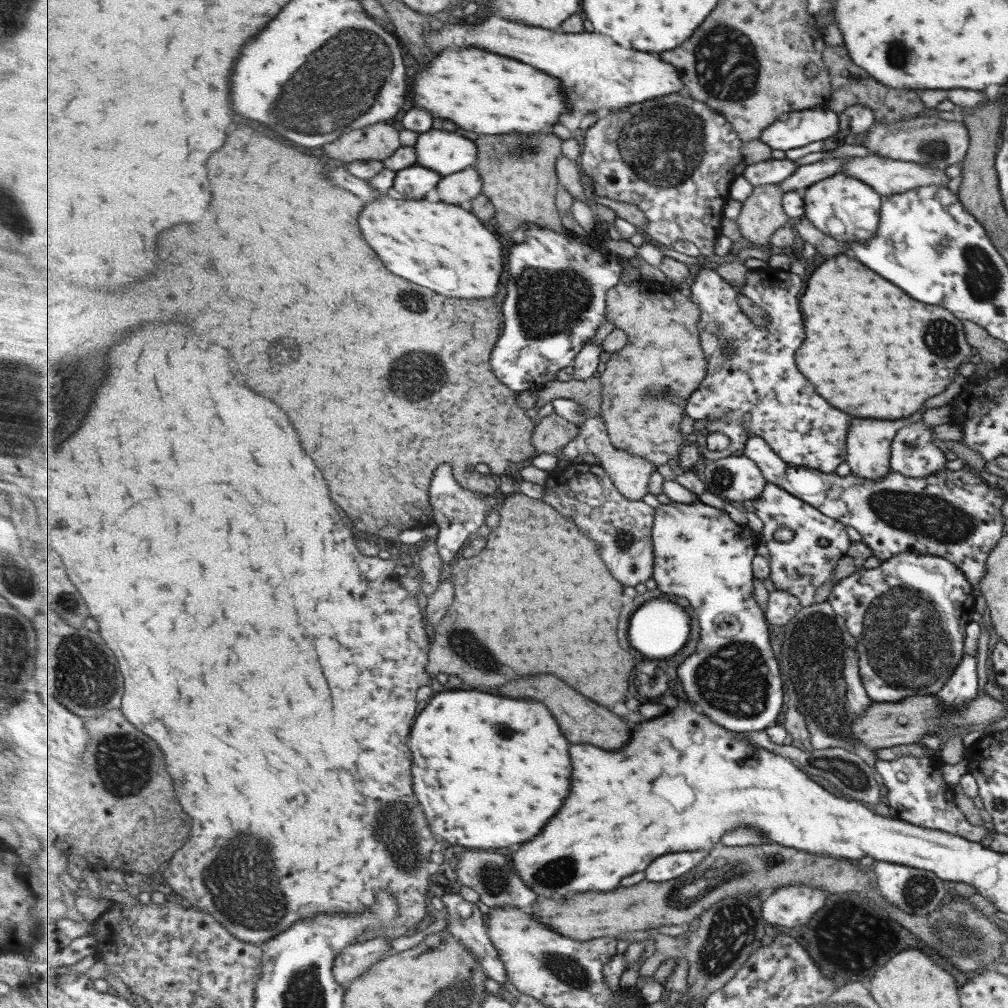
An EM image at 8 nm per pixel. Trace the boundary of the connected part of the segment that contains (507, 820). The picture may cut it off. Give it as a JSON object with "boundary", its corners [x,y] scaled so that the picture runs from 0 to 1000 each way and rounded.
{"boundary":[[[446,685],[438,687],[433,690],[427,700],[415,710],[415,716],[411,720],[411,732],[407,732],[407,740],[411,744],[411,786],[415,794],[421,798],[423,812],[427,815],[427,821],[431,827],[437,828],[440,833],[456,839],[464,839],[464,842],[482,841],[504,841],[510,837],[520,837],[528,831],[532,831],[542,817],[554,808],[558,802],[558,792],[562,796],[565,788],[565,770],[569,766],[567,752],[565,752],[565,736],[556,724],[554,714],[550,708],[546,710],[546,704],[538,696],[528,696],[528,694],[510,694],[510,692],[500,692],[484,687],[474,687],[474,685]]]}

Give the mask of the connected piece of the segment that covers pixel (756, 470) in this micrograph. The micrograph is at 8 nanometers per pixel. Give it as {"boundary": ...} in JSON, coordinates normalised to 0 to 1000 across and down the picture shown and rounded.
{"boundary":[[[739,450],[702,457],[699,478],[702,487],[726,499],[748,496],[764,480],[754,460]]]}

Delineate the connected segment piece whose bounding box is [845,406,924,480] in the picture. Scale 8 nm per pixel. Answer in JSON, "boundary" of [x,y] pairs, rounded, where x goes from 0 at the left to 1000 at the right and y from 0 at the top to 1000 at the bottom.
{"boundary":[[[917,405],[907,410],[901,417],[891,417],[891,419],[879,419],[879,417],[855,417],[849,415],[847,417],[847,425],[842,426],[841,431],[841,449],[839,450],[839,458],[844,464],[844,469],[859,474],[859,476],[871,476],[875,472],[879,472],[884,467],[883,450],[884,438],[887,432],[891,430],[895,423],[899,423],[909,418],[915,418]]]}

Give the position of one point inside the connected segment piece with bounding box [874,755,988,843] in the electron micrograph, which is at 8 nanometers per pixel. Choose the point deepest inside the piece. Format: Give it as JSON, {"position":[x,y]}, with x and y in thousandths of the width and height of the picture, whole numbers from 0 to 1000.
{"position":[910,788]}

